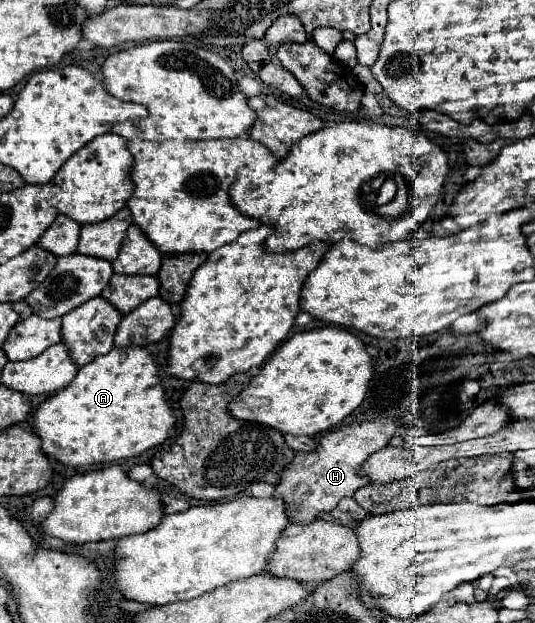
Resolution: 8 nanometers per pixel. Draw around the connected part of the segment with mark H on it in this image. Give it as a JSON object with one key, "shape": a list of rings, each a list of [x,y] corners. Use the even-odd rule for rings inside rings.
{"shape":[[[390,417],[342,425],[326,433],[318,441],[316,451],[298,453],[294,457],[294,463],[290,463],[286,471],[282,471],[282,479],[276,485],[274,493],[274,497],[282,497],[286,501],[290,521],[310,523],[318,517],[318,511],[332,511],[342,497],[352,497],[356,489],[368,485],[370,479],[360,475],[360,467],[372,453],[388,447],[390,439],[400,427],[402,421]]]}

